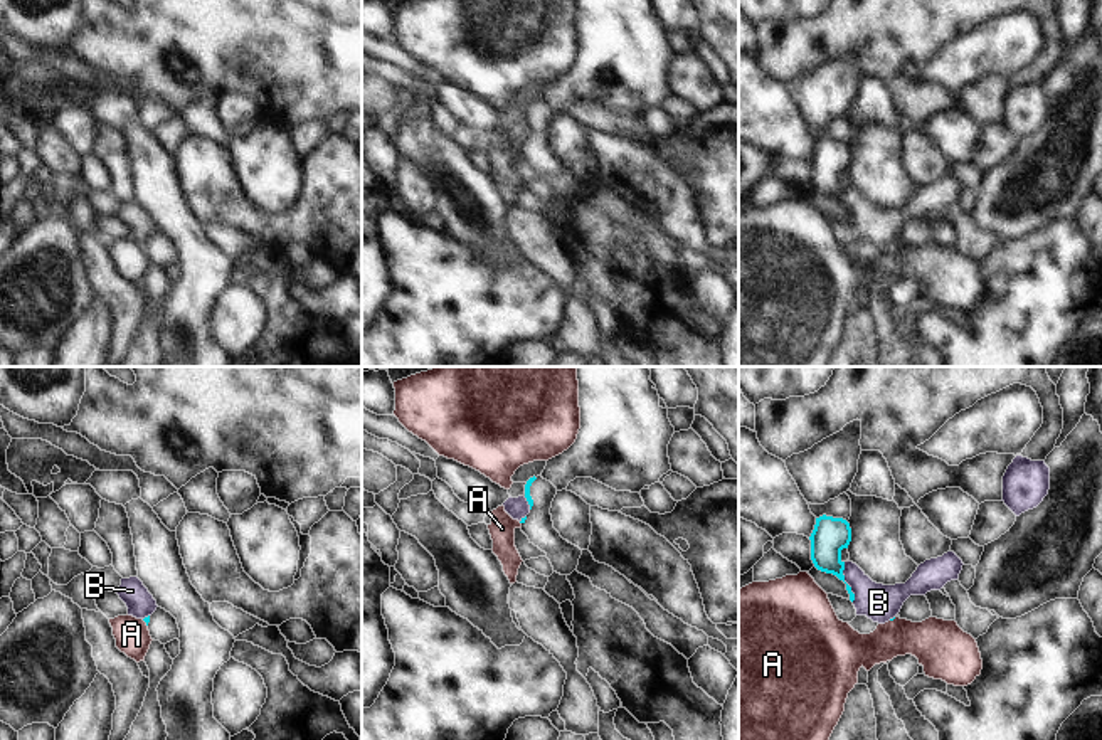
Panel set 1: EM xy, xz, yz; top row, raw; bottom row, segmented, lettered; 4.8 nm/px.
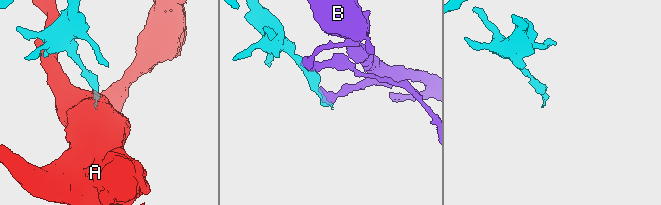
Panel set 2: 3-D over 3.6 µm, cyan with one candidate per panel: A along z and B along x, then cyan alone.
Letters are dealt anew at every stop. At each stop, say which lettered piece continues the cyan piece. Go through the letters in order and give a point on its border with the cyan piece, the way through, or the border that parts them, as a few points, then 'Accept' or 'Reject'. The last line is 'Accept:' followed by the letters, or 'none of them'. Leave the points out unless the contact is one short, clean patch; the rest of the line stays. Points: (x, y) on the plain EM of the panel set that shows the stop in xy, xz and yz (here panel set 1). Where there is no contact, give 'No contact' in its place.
A: Touches cyan at xy (145, 244). Boundary: xy (142, 243), (147, 249). Reject
B: Touches cyan at yz (845, 206). Boundary: yz (843, 185), (843, 204), (850, 211), (853, 224). Reject
Accept: none of them

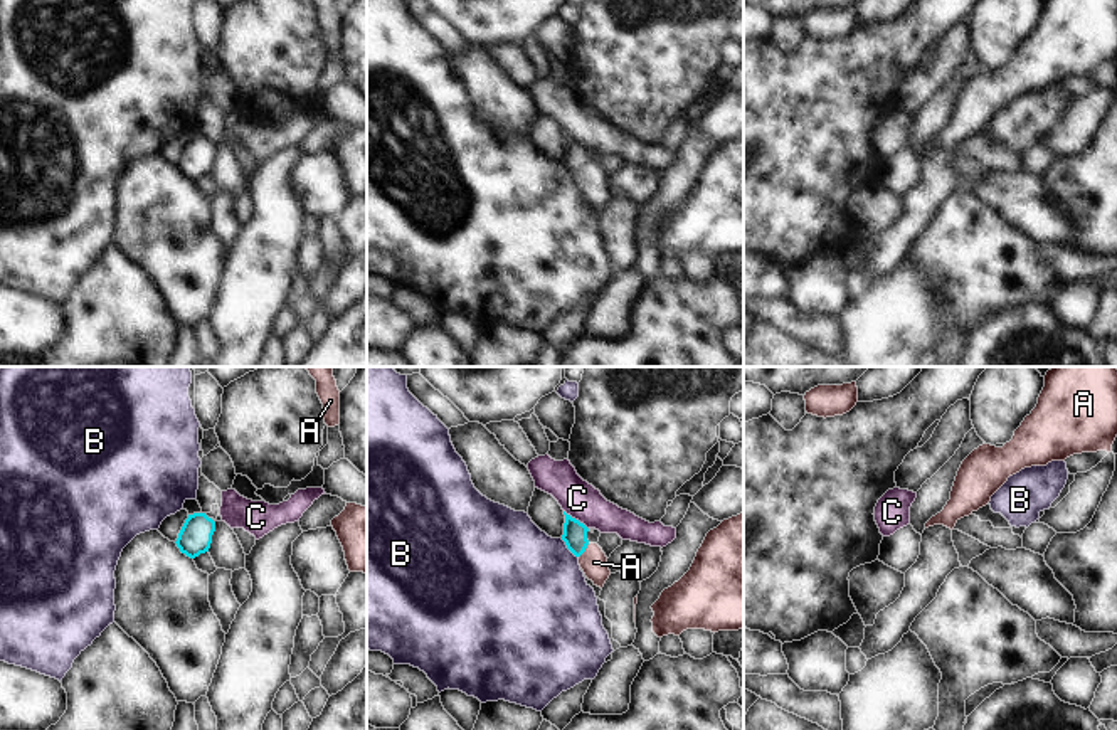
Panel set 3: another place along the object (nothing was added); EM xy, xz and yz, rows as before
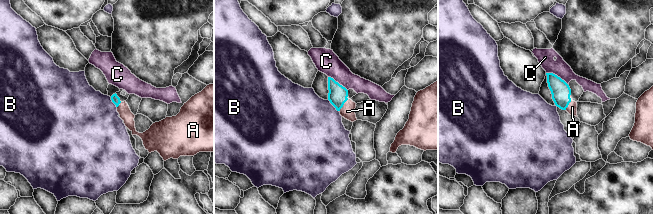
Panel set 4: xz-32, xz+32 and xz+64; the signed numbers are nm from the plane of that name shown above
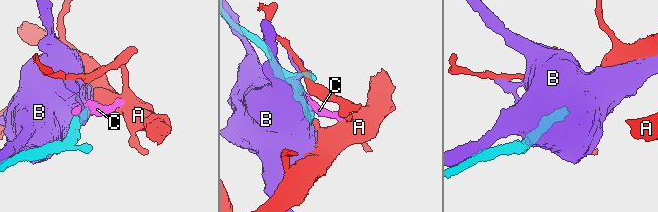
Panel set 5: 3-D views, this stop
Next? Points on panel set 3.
A: Touches cyan at xz (584, 174). Path across: xz (574, 158), (584, 174), (594, 185). Accept
B: Touches cyan at xz (569, 172). Reject
C: Touches cyan at xz (574, 142). Boundary: xz (564, 133), (587, 152). Reject
Accept: A

